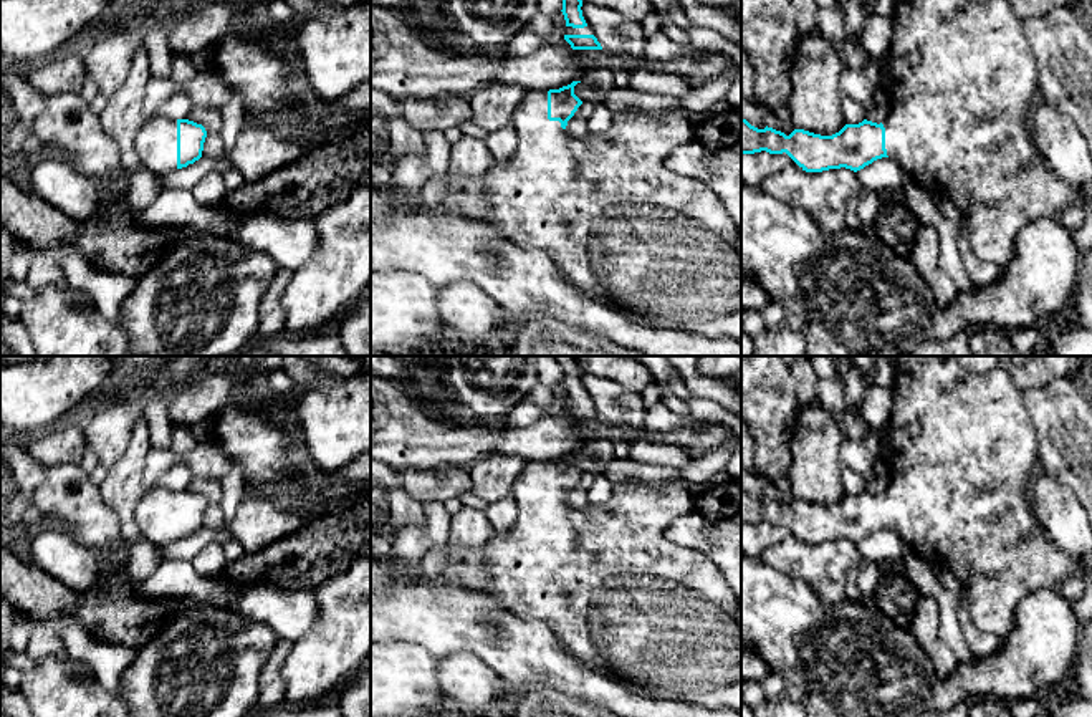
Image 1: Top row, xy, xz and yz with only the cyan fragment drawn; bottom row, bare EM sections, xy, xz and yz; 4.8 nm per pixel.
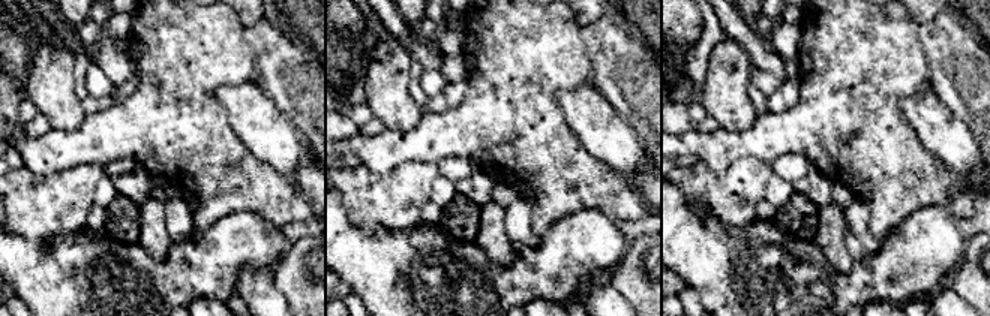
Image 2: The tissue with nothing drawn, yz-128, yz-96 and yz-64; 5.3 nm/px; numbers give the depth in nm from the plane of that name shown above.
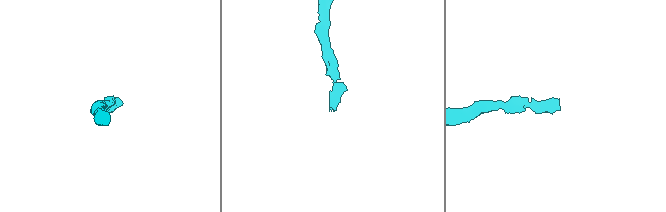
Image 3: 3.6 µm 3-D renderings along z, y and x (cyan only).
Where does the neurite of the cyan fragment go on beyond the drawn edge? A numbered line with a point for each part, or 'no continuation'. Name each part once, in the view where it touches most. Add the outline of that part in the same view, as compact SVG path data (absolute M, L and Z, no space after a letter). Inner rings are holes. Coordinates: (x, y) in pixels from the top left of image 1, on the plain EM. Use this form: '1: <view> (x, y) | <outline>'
1: xy (156, 515) | M156 485L146 490L134 518L144 538L157 548L177 540L177 490Z

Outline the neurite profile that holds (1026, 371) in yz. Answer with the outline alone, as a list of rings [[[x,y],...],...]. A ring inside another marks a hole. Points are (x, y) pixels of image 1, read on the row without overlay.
[[[999,356],[999,366],[1023,392],[1039,389],[1052,379],[1042,356]]]

